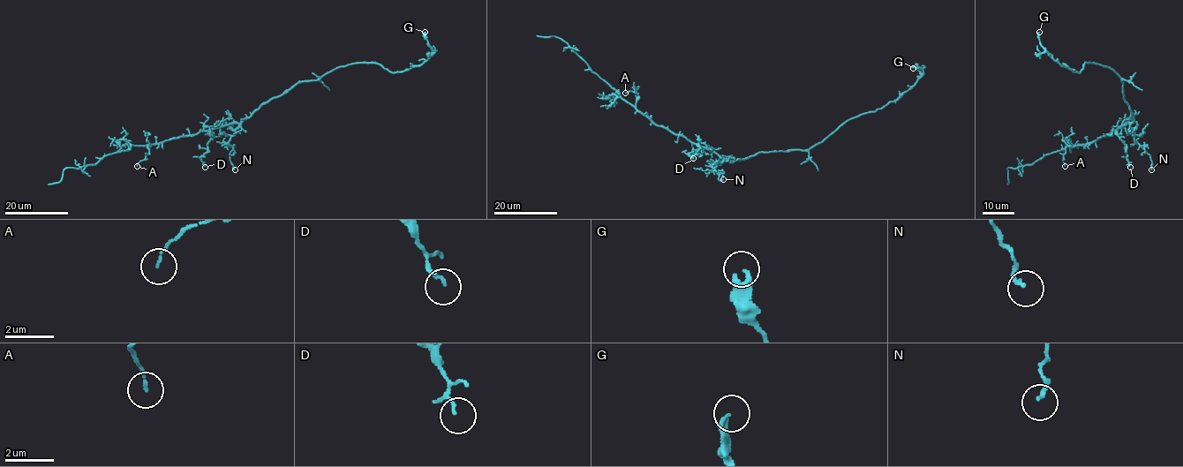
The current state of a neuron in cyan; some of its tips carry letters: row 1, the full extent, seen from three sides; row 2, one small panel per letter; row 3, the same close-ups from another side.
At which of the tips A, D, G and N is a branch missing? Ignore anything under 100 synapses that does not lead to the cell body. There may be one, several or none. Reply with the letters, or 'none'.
none

